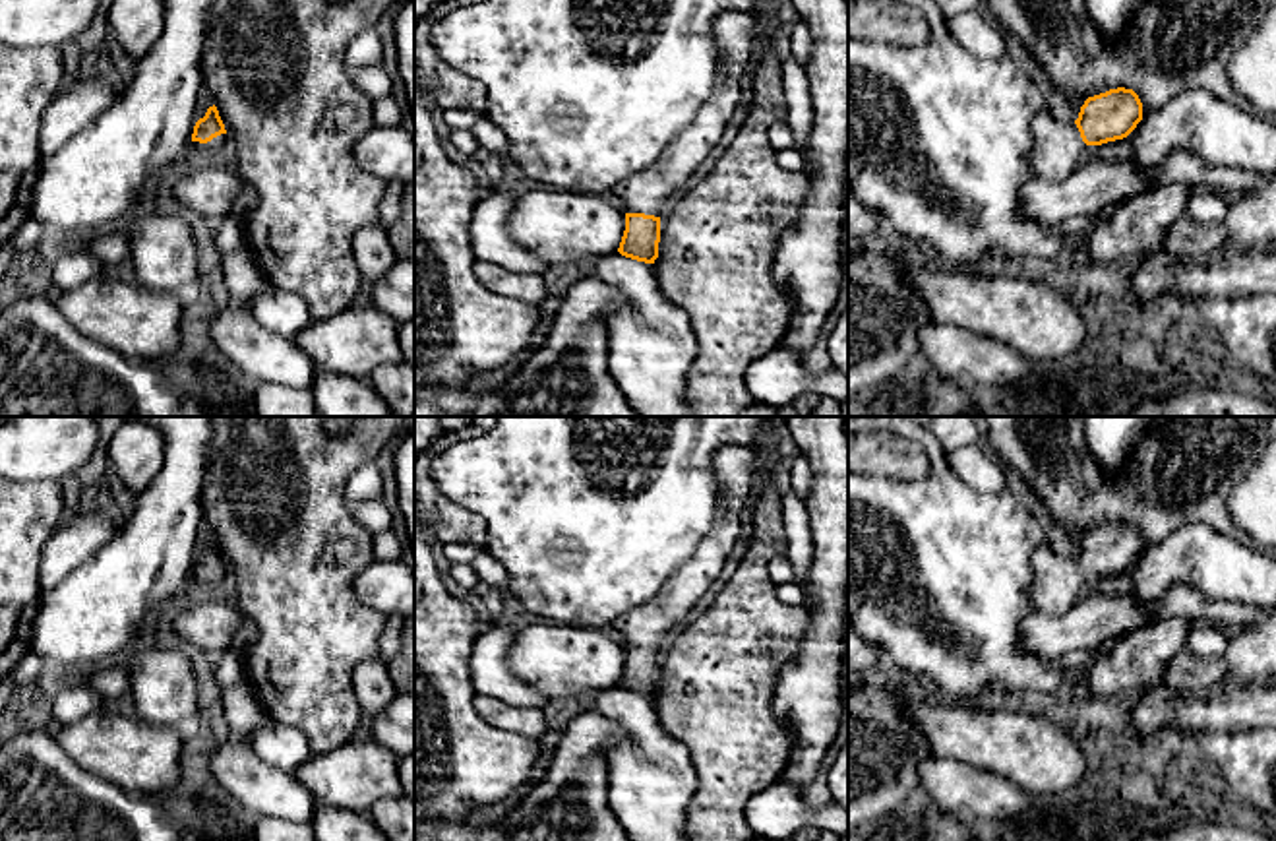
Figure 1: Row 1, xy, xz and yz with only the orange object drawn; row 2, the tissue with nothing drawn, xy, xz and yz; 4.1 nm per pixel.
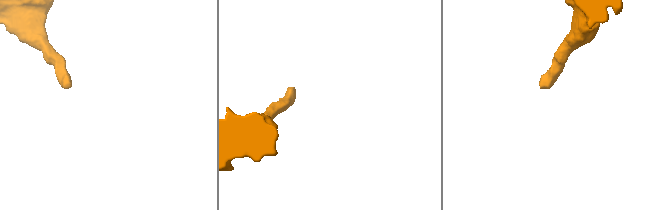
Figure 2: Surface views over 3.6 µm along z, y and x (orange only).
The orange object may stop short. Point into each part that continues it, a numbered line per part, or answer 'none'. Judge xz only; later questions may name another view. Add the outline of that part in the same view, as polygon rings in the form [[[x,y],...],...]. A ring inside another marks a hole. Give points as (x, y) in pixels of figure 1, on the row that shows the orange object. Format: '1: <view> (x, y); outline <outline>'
1: xz (736, 35); outline [[[728,12],[714,19],[718,58],[713,93],[699,109],[695,122],[670,141],[649,169],[612,188],[625,202],[625,213],[662,217],[668,196],[693,176],[720,141],[738,109],[740,78],[753,48],[761,47],[769,33],[767,21],[755,14]]]

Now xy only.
1: xy (217, 146); outline [[[221,134],[207,143],[199,143],[199,141],[194,141],[194,143],[205,153],[213,155],[215,163],[219,163],[230,147],[230,138],[228,134]]]

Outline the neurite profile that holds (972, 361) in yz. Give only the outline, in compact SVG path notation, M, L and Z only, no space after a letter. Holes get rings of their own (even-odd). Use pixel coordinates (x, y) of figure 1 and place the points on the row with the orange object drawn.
M927 322L918 331L922 364L964 389L1018 386L1028 376L1030 360L980 333L947 322Z

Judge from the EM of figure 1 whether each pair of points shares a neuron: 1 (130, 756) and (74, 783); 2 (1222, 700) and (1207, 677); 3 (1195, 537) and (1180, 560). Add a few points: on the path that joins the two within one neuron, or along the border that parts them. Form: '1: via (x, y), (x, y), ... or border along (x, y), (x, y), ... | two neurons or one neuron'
1: border along (59, 743), (80, 766), (132, 795) | two neurons
2: border along (1220, 685), (1191, 694) | two neurons
3: via (1195, 543), (1185, 555) | one neuron

